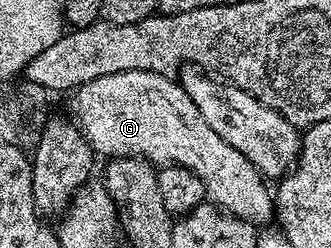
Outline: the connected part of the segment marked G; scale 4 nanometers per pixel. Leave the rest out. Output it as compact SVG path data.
M127 70L119 74L103 74L103 78L95 78L86 84L80 84L68 97L69 112L90 148L98 157L112 158L114 156L141 156L154 166L178 164L203 178L205 195L218 208L237 216L240 220L247 220L254 226L265 226L275 216L275 196L268 188L257 167L235 146L223 142L211 126L199 114L195 102L181 89L176 79L160 76L147 70Z

